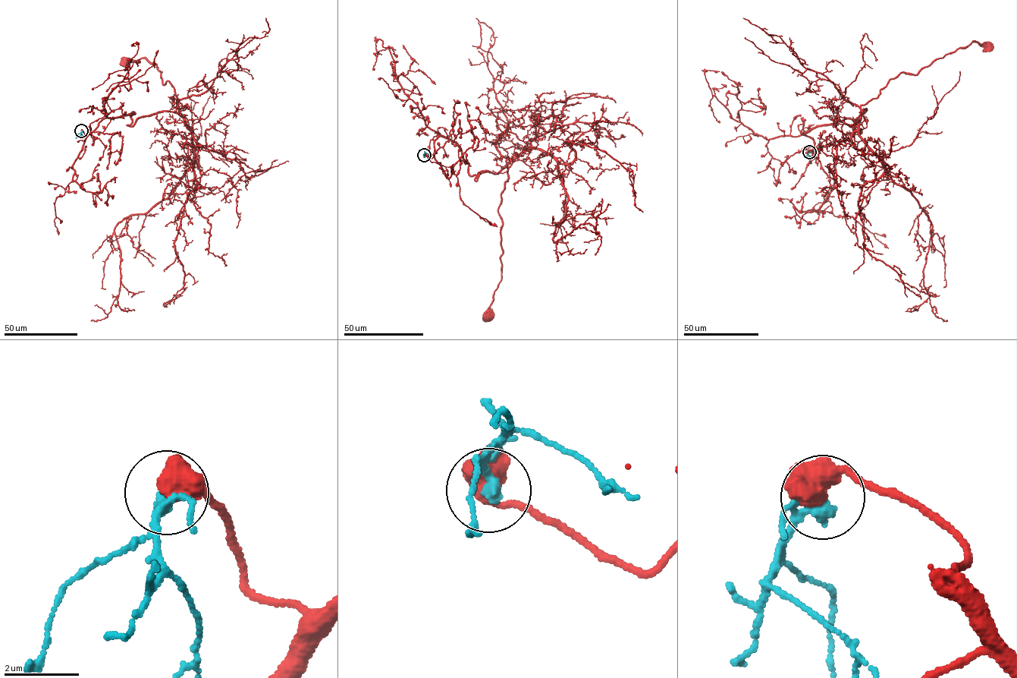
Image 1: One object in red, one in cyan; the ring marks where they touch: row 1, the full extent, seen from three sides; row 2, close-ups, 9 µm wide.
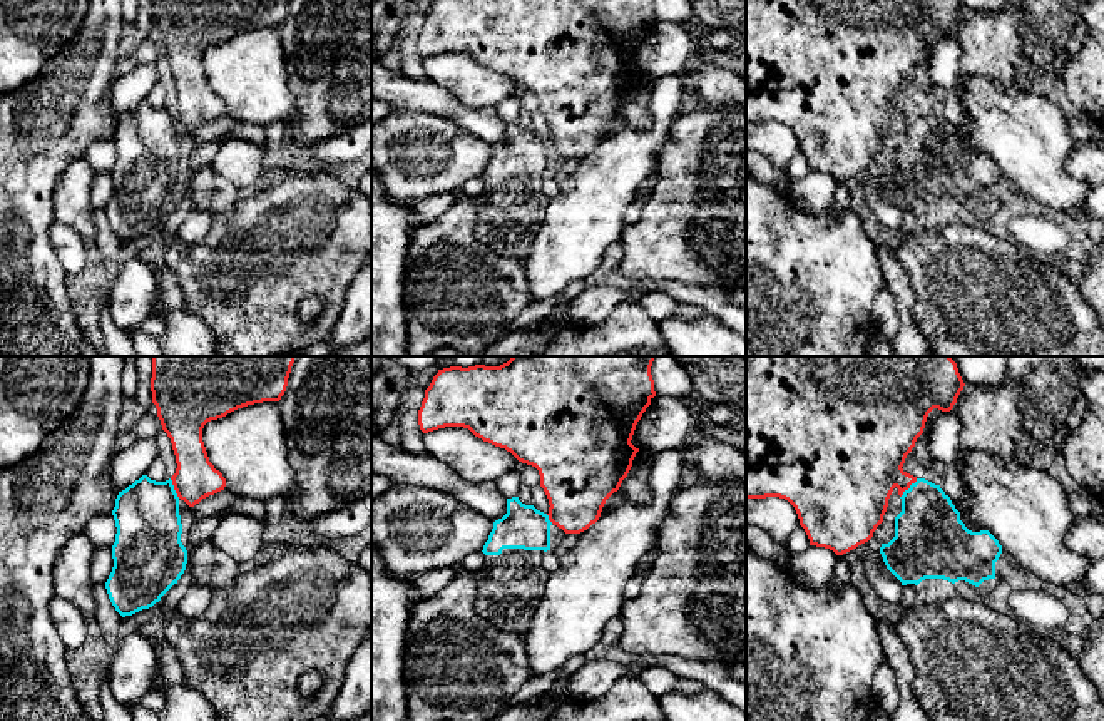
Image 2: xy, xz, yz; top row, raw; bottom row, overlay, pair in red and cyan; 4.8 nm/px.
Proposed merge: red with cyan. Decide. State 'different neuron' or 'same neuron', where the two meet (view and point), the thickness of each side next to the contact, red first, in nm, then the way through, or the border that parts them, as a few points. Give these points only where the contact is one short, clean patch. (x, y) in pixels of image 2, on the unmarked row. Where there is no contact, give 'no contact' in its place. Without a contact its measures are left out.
different neuron; meets red in yz at (907, 114); 380 nm thick on the red side, 340 nm on the other; border along yz (917, 104), (900, 122)

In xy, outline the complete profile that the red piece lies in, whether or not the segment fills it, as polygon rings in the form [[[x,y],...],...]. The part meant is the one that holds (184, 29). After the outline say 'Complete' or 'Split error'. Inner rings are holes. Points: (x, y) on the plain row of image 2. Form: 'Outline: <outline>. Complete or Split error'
Outline: [[[152,0],[152,28],[157,33],[162,55],[172,69],[177,94],[171,105],[181,125],[194,132],[226,112],[226,104],[209,87],[202,67],[204,50],[248,30],[279,27],[288,3],[289,0]]]. Complete

